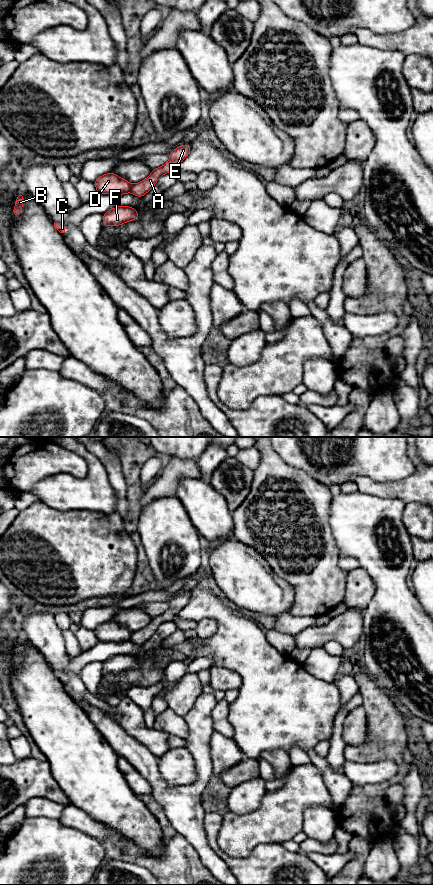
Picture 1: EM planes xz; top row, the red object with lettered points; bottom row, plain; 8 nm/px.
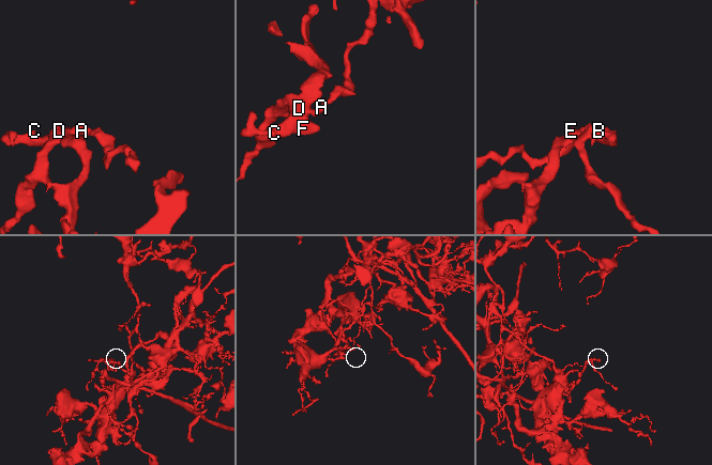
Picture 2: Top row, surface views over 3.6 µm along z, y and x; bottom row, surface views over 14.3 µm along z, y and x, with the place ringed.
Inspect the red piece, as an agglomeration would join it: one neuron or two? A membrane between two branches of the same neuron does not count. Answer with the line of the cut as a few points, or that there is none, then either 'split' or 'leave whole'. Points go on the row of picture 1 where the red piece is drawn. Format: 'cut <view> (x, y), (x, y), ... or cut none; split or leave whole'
cut xz (132, 185), (129, 191); split

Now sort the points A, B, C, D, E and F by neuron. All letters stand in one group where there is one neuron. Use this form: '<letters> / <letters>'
A E / B C D F

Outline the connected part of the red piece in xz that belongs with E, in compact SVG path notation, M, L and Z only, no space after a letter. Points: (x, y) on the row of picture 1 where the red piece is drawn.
M191 144L181 145L169 153L169 161L163 166L153 169L152 173L143 181L133 184L130 192L137 196L143 197L157 183L158 179L169 172L172 172L190 153Z

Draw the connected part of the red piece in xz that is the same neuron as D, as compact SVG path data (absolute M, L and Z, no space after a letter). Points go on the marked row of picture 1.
M113 171L98 177L94 182L98 194L123 195L132 187L127 180L115 175Z

